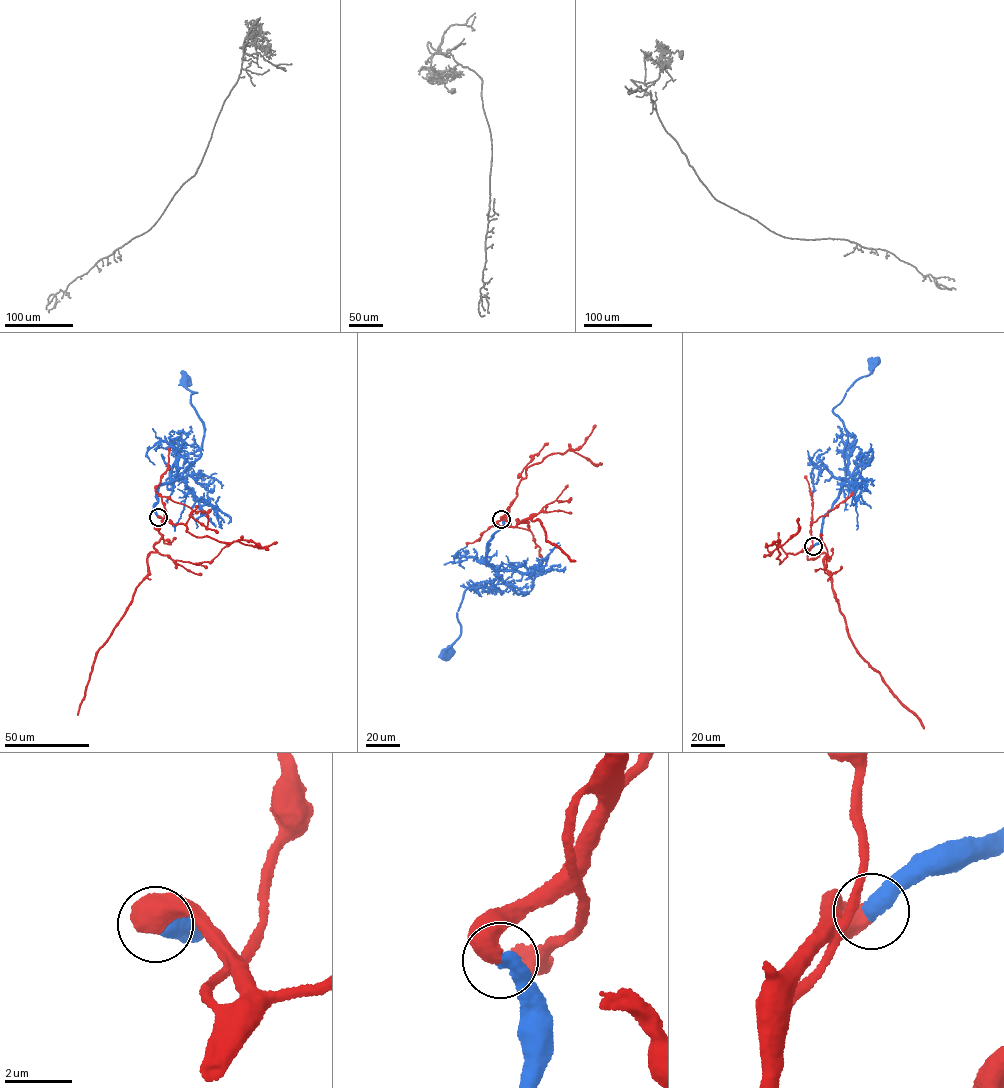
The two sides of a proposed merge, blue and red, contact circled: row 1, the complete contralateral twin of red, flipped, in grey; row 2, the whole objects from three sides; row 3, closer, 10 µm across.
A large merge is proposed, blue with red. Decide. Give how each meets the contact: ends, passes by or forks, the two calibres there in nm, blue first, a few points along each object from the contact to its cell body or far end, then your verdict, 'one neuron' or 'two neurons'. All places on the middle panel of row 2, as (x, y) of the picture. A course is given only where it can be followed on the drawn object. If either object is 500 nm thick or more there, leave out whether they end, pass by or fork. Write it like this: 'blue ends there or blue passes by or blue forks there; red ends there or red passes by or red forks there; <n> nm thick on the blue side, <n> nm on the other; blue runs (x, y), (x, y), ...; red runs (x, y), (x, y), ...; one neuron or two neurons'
480 nm thick on the blue side, 550 nm on the other; blue runs (501, 519), (485, 555), (498, 572), (497, 583), (465, 591), (456, 613), (461, 632), (447, 655); red runs (501, 519), (508, 507), (511, 526), (518, 519), (538, 519), (546, 540), (576, 560); one neuron

